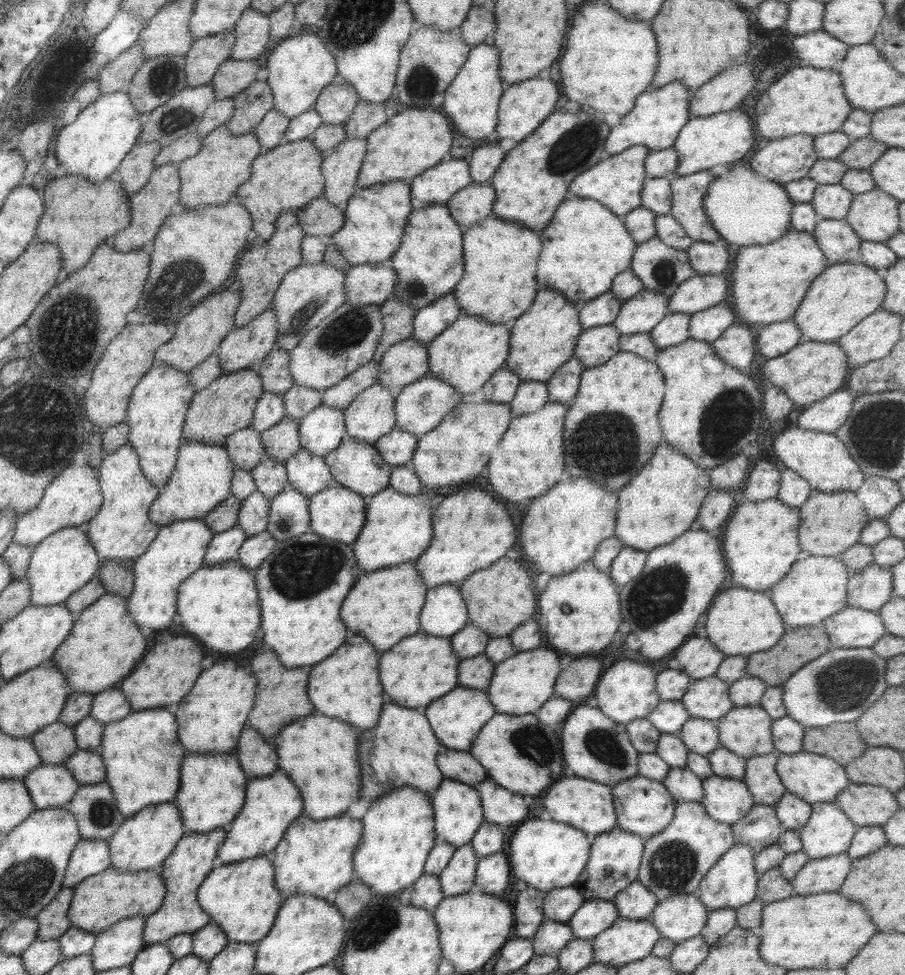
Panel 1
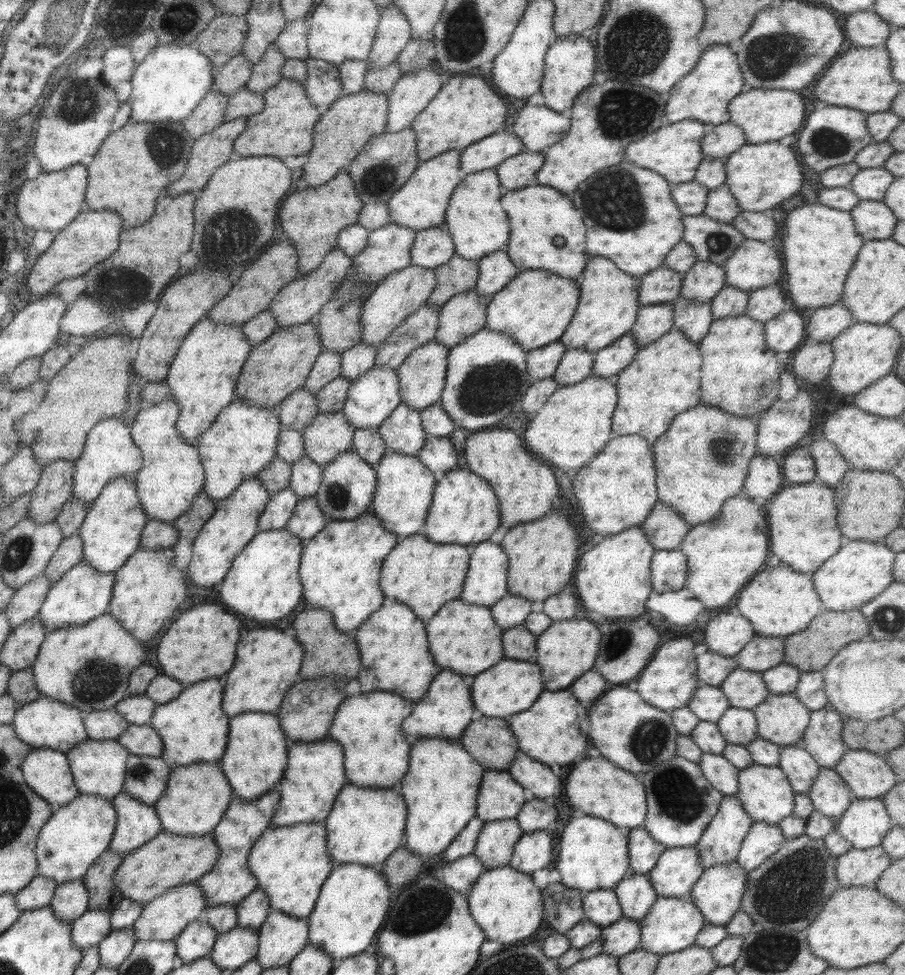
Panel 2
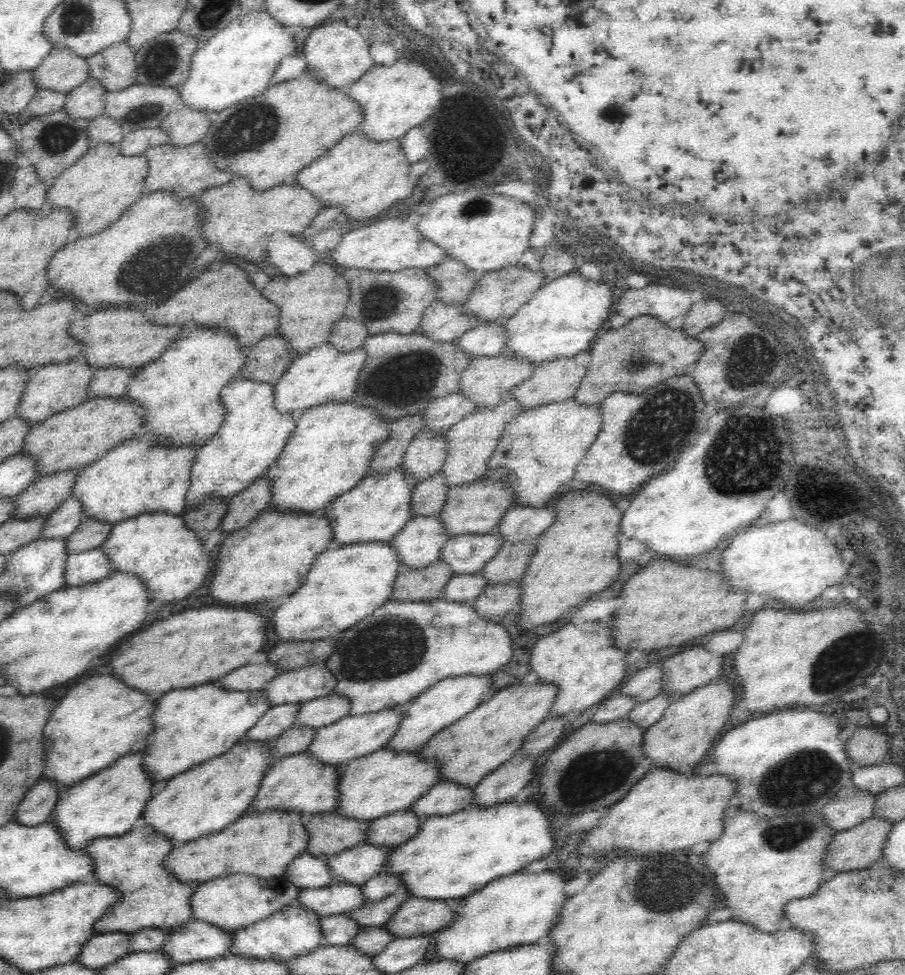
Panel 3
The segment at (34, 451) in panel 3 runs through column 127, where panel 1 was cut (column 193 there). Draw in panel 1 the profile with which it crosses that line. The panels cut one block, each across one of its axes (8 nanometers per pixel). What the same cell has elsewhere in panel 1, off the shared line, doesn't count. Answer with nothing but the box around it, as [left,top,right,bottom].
[183,368,262,447]

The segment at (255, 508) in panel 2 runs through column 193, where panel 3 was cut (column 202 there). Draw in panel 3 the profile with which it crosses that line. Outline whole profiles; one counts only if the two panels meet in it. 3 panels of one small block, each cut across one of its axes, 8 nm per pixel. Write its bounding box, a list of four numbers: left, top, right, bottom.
[102,512,218,602]

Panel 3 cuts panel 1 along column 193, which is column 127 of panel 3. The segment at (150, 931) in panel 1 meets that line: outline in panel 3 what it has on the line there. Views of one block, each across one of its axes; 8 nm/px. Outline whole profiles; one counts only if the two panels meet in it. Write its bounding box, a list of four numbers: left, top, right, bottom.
[86,820,204,935]

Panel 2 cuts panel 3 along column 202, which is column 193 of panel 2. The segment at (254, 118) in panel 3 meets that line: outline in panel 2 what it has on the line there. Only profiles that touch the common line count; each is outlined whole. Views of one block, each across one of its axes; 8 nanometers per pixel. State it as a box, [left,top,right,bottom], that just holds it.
[84,120,194,230]

